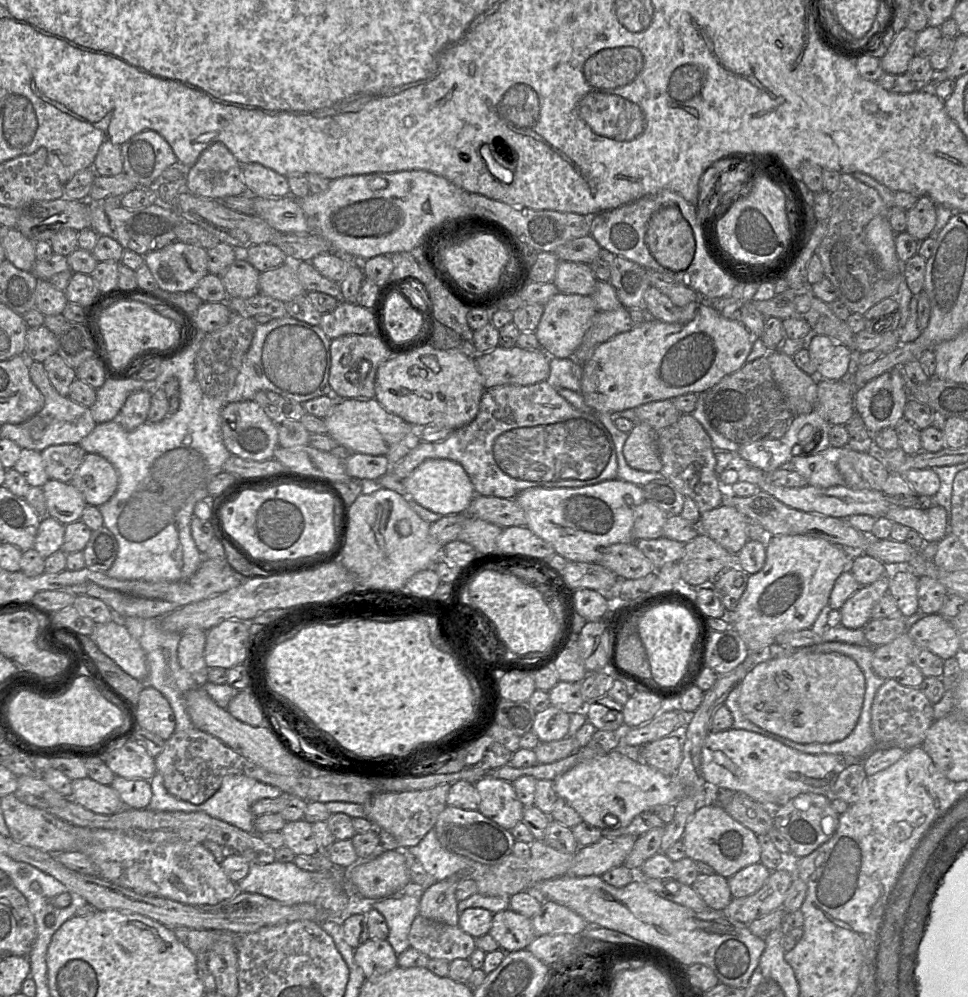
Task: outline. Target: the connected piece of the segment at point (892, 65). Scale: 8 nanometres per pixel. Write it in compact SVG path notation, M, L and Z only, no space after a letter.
M903 27L894 37L885 55L880 59L887 74L905 74L910 60L915 56L917 32Z

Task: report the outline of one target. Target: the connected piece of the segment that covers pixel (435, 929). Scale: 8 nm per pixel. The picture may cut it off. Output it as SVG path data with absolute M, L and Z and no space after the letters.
M418 915L412 922L409 944L430 959L451 962L468 959L476 949L475 939L458 925L452 926Z

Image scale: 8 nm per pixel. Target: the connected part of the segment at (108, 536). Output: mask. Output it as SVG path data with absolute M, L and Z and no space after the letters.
M102 526L92 531L82 552L87 568L93 571L106 572L117 557L118 543L113 533Z

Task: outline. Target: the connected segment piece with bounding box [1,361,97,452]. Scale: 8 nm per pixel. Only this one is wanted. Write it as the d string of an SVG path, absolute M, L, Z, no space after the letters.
M29 361L29 375L44 397L44 407L23 423L1 425L1 437L15 442L22 449L39 452L55 445L80 444L97 425L93 419L91 408L76 403L68 396L60 395L51 384L43 363Z

